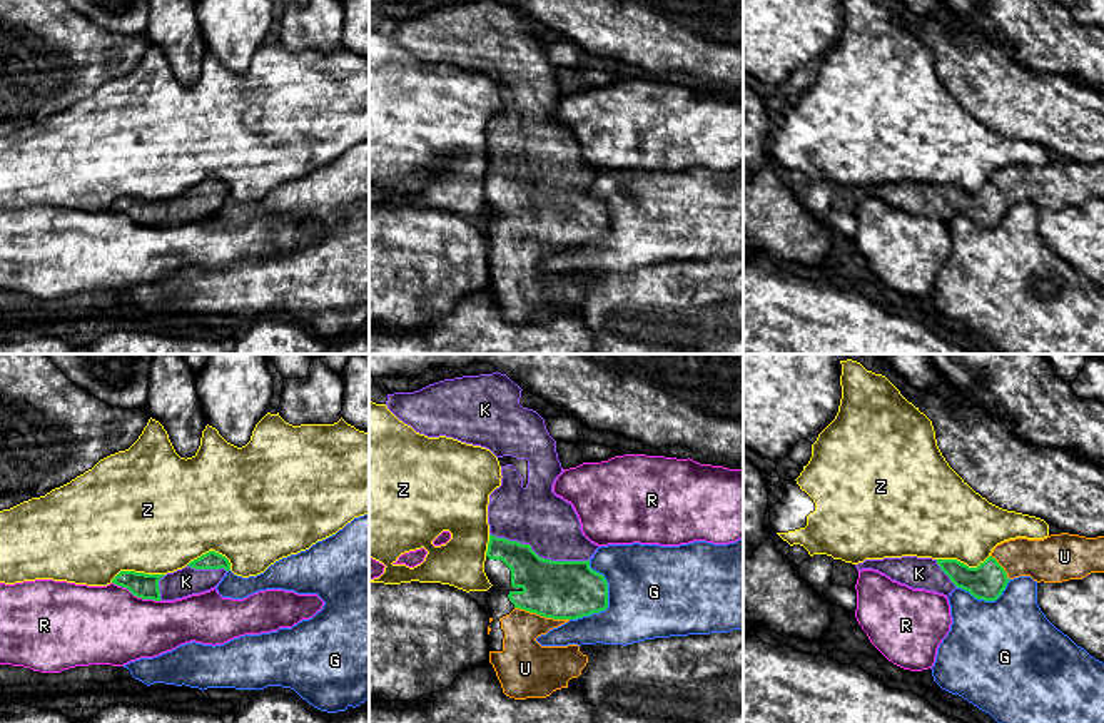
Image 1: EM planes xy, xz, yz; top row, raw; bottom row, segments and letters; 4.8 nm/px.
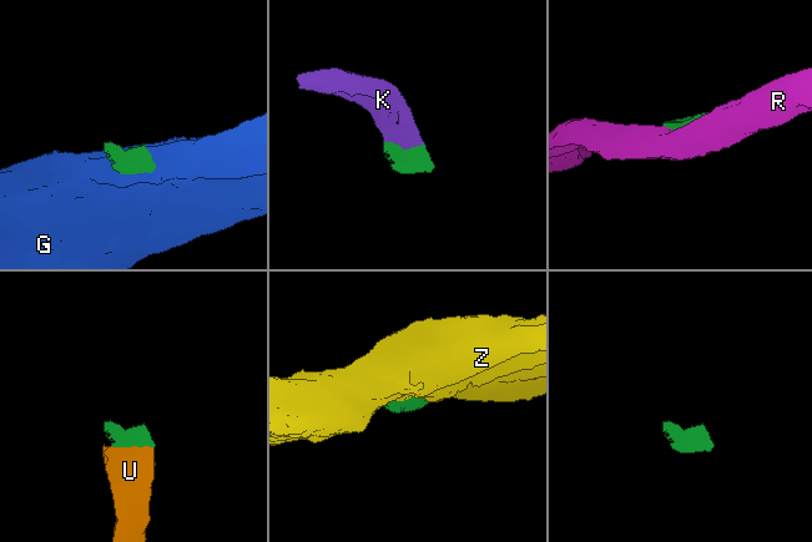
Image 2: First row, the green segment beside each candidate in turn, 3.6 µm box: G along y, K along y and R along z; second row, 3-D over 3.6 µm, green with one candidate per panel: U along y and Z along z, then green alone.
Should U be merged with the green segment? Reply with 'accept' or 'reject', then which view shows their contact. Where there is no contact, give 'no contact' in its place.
accept | xz

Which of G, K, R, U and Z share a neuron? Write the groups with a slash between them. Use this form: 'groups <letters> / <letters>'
groups G / K U / R / Z

